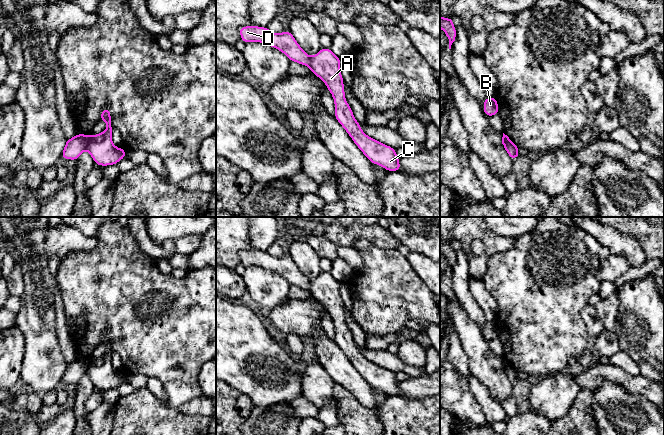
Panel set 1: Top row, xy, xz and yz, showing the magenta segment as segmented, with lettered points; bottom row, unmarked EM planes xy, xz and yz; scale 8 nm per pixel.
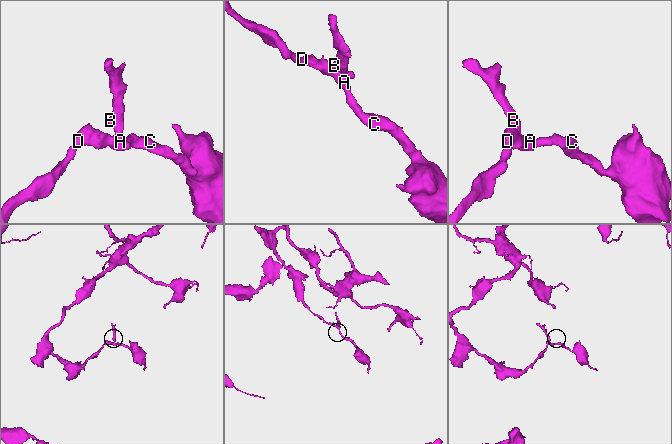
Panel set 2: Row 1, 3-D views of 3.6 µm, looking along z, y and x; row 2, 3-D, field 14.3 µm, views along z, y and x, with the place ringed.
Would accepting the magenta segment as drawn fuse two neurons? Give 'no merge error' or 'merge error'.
merge error

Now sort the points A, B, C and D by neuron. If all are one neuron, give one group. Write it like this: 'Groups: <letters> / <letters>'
Groups: A B C / D

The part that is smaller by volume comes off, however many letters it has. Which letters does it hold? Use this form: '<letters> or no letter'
A, B, C

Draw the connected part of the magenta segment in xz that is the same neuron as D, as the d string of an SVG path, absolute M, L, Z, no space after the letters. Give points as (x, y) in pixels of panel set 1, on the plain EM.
M250 249L241 251L239 257L244 267L260 266L278 273L290 285L304 290L308 290L310 287L311 281L300 271L289 254L283 257L273 257L267 251Z

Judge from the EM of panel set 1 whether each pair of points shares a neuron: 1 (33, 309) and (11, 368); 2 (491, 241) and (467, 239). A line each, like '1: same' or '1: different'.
1: different
2: same

